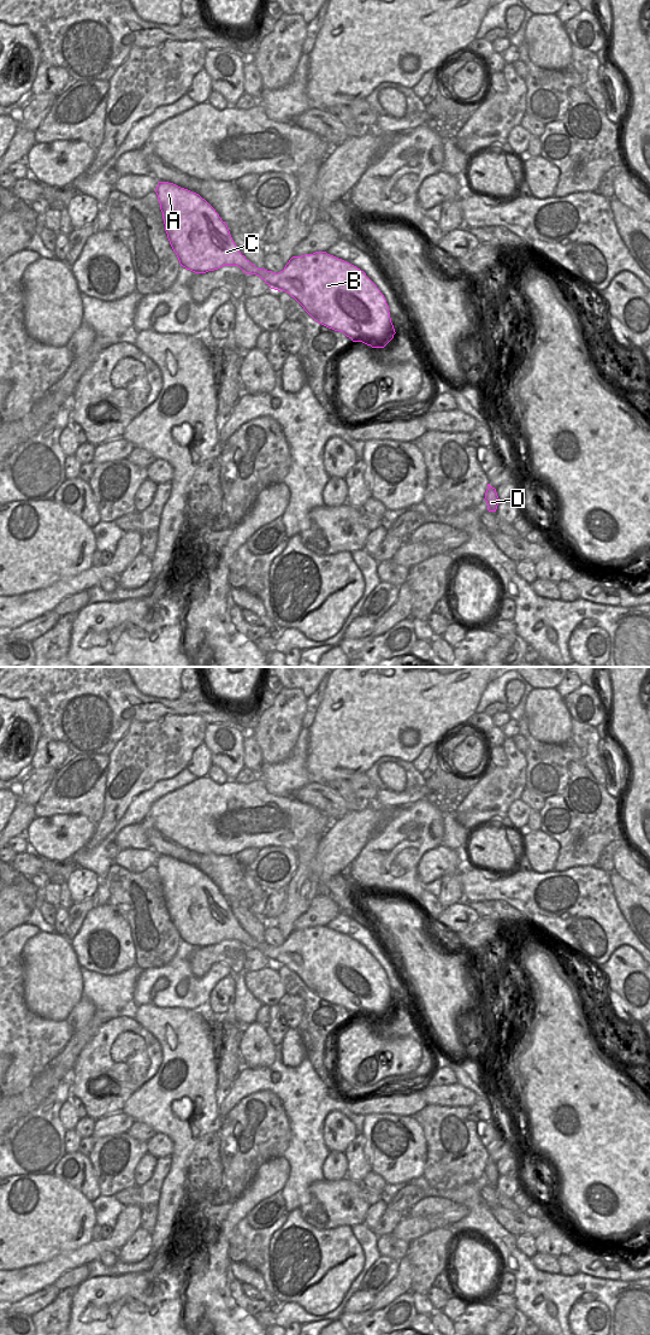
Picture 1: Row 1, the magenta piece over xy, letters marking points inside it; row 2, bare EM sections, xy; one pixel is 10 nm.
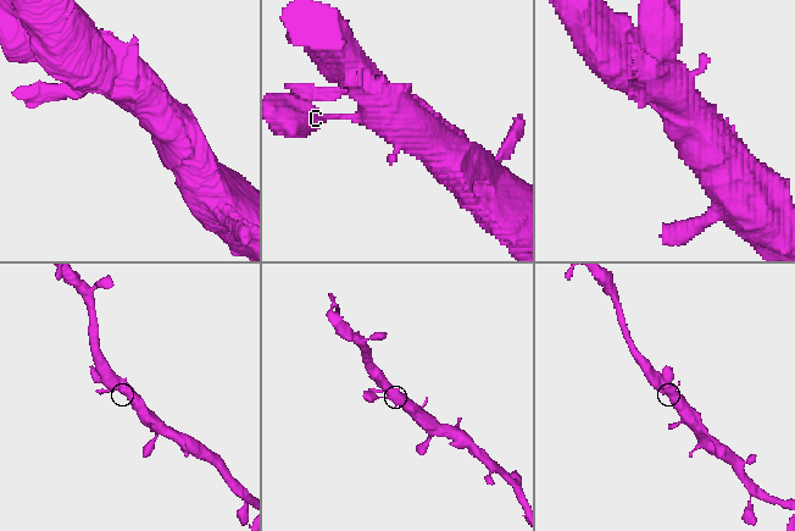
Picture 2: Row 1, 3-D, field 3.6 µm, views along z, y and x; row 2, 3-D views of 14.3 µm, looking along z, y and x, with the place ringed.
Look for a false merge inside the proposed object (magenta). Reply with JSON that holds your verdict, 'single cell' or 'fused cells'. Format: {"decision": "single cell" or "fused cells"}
{"decision": "single cell"}

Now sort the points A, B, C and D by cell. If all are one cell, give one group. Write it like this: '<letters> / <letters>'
A B C D

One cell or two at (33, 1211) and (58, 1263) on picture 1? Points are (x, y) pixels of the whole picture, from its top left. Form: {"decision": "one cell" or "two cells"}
{"decision": "two cells"}

